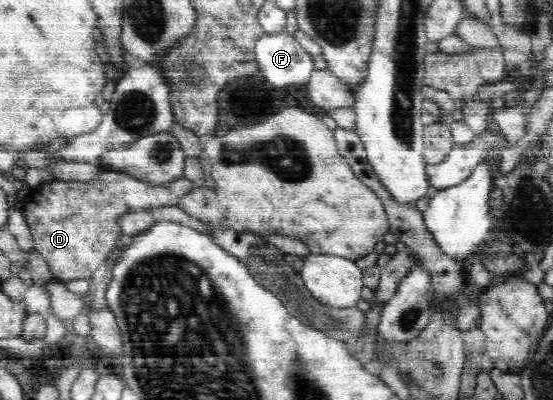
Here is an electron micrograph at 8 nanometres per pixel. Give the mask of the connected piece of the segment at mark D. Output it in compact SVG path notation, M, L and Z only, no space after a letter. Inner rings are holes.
M98 170L93 181L56 179L30 191L22 200L26 222L30 229L36 252L44 257L52 278L64 283L84 278L90 280L94 272L100 268L110 252L116 248L118 240L124 238L117 225L117 218L135 210L159 210L162 206L175 205L184 194L188 194L196 186L185 177L166 184L148 184L140 182L122 171Z

